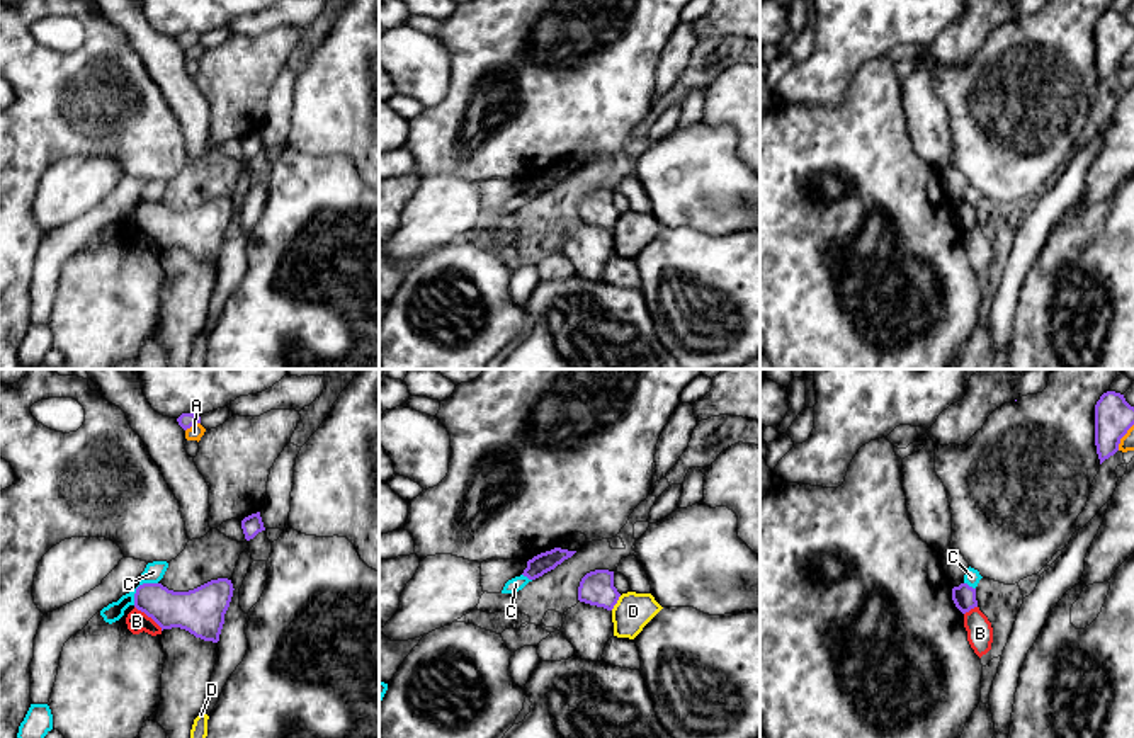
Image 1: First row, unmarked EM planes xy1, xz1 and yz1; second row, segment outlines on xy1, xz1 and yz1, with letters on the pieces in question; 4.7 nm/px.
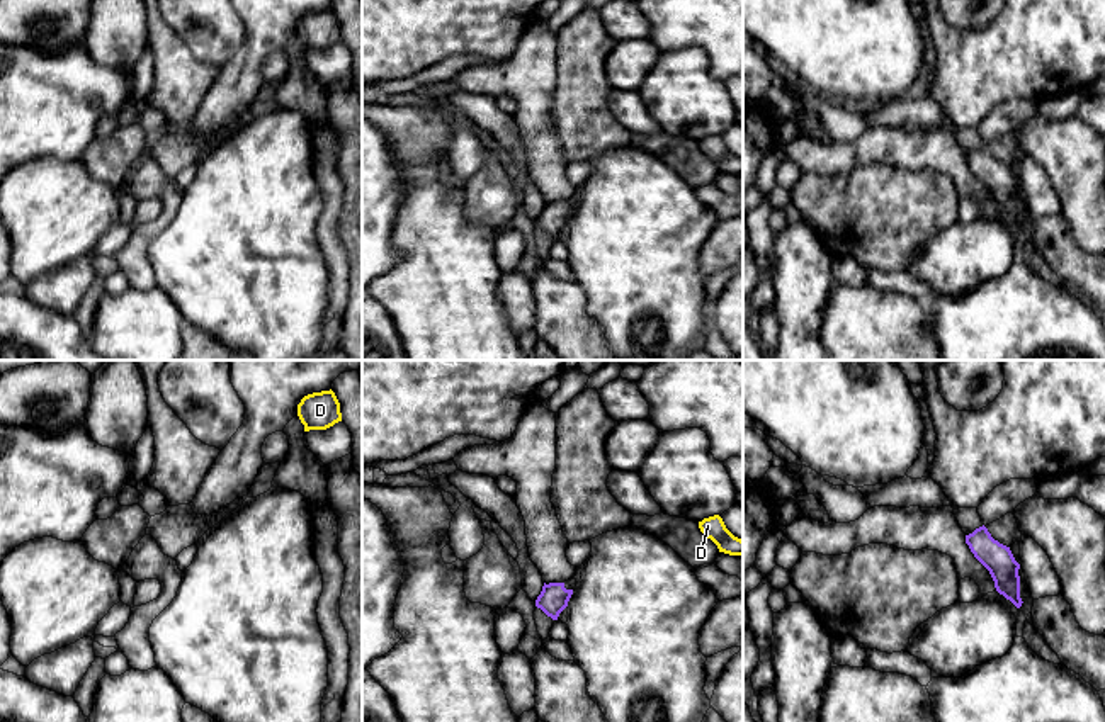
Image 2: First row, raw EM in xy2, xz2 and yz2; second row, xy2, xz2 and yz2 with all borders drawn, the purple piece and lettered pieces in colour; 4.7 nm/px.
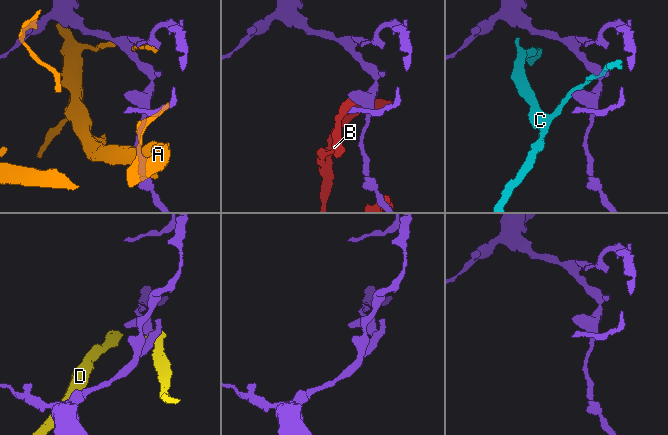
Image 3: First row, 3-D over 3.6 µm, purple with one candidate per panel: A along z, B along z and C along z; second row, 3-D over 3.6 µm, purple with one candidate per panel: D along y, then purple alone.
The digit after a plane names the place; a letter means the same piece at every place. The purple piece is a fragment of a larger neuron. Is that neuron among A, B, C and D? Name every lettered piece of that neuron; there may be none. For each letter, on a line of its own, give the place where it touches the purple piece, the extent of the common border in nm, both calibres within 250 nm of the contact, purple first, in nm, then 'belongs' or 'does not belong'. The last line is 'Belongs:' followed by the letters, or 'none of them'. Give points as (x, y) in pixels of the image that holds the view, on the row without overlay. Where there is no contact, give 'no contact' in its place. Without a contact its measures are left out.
A: contact xy1 (192, 43); length 80 nm; calibres 80 and 70 nm; does not belong
B: contact xy1 (148, 235); length 180 nm; calibres 220 and 100 nm; does not belong
C: contact xy1 (138, 206); length 160 nm; calibres 180 and 90 nm; does not belong
D: contact xz1 (616, 221); length 90 nm; calibres 160 and 180 nm; does not belong
Belongs: none of them

